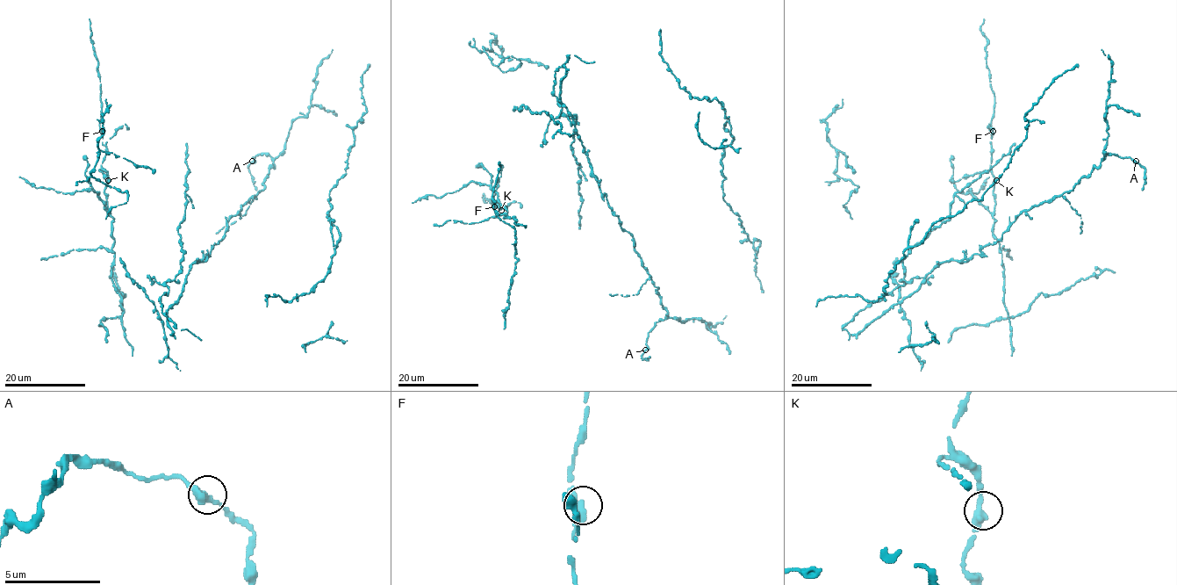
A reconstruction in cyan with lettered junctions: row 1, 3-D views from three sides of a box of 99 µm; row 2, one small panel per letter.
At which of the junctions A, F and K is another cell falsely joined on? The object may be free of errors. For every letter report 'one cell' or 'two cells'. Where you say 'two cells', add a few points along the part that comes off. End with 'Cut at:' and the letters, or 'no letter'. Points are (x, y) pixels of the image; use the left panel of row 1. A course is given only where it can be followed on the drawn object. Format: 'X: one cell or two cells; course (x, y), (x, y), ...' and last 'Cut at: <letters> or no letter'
A: one cell
F: one cell
K: one cell
Cut at: no letter

